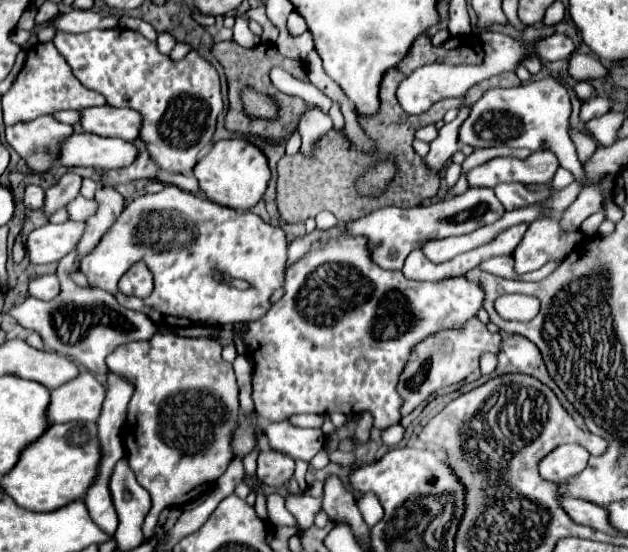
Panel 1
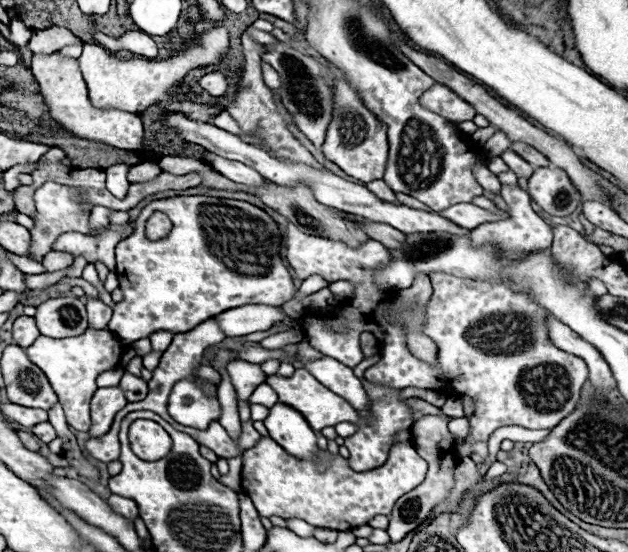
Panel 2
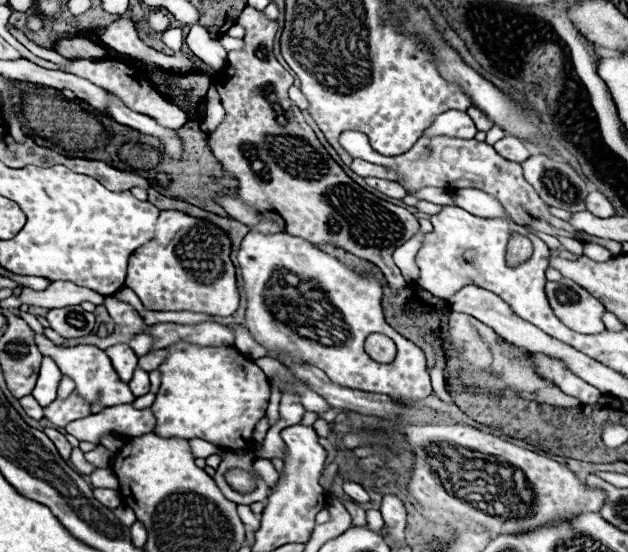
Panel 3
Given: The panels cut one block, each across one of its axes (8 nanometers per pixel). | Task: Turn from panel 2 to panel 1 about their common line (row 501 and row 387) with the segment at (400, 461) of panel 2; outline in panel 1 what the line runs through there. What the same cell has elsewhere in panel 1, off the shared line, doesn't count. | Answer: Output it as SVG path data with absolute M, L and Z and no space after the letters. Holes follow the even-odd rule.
M348 234L312 246L306 256L288 268L288 286L284 282L284 290L284 296L260 320L244 322L246 330L242 330L248 356L256 362L252 372L254 408L266 424L288 420L288 410L290 416L302 412L340 412L346 416L370 412L378 430L398 424L404 400L396 386L412 348L442 328L454 330L464 326L484 306L484 290L466 276L438 282L408 280L400 270L378 268L372 260L368 240Z

